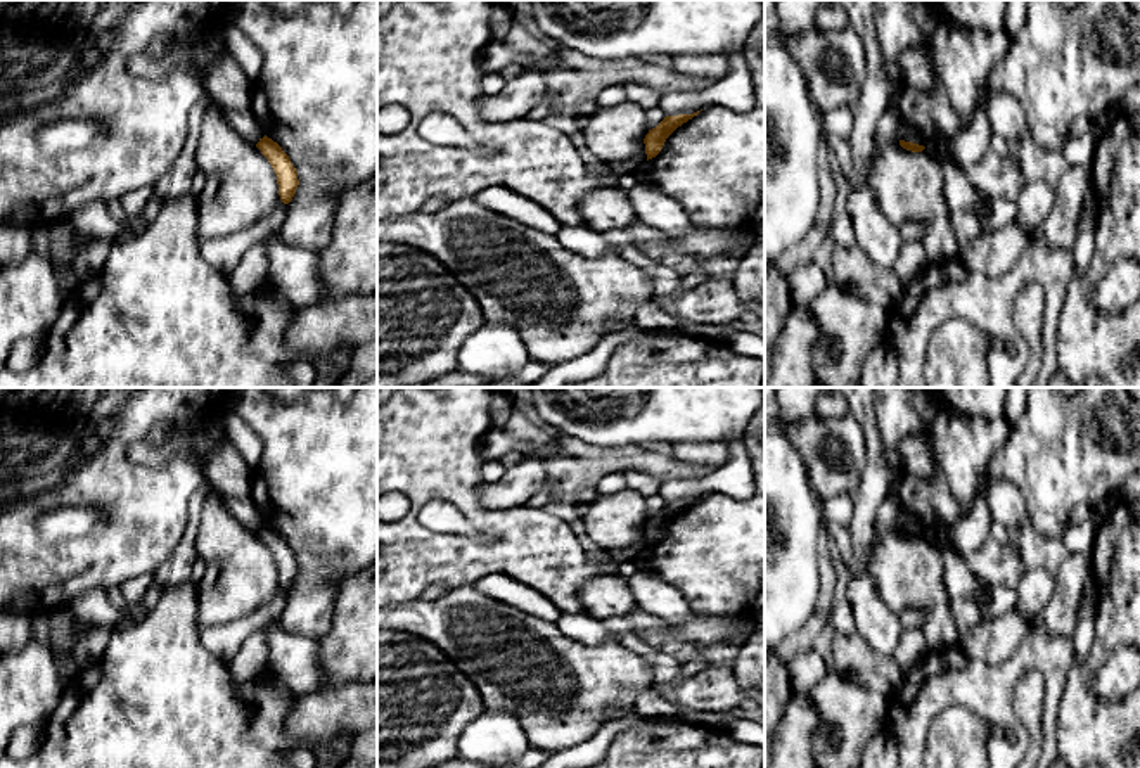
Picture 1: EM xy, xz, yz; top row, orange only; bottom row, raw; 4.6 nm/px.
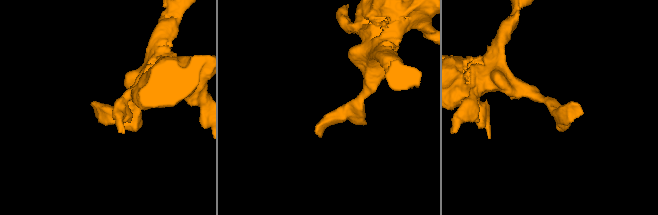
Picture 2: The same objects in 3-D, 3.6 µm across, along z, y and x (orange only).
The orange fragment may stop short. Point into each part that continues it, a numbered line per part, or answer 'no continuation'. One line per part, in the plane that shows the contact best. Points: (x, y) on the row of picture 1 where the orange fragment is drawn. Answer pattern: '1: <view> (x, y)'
no continuation

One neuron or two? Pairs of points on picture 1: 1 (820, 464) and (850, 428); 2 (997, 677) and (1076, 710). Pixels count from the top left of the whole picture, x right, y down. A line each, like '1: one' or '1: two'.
1: one
2: two

